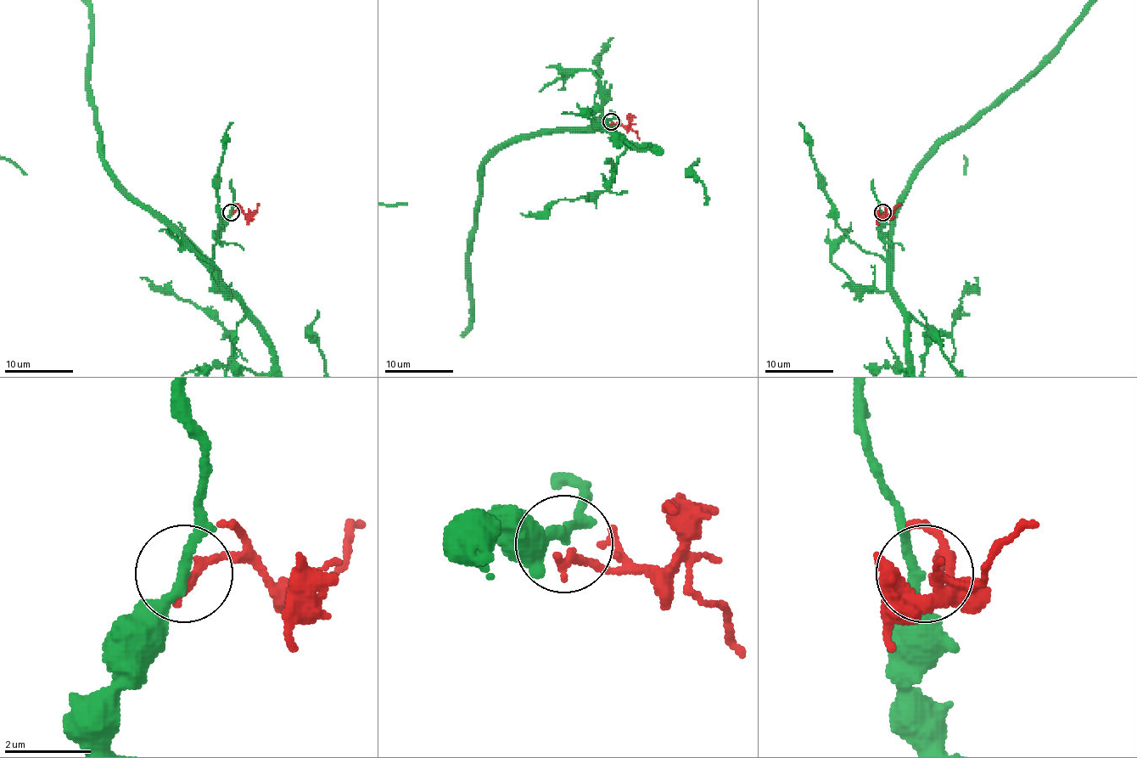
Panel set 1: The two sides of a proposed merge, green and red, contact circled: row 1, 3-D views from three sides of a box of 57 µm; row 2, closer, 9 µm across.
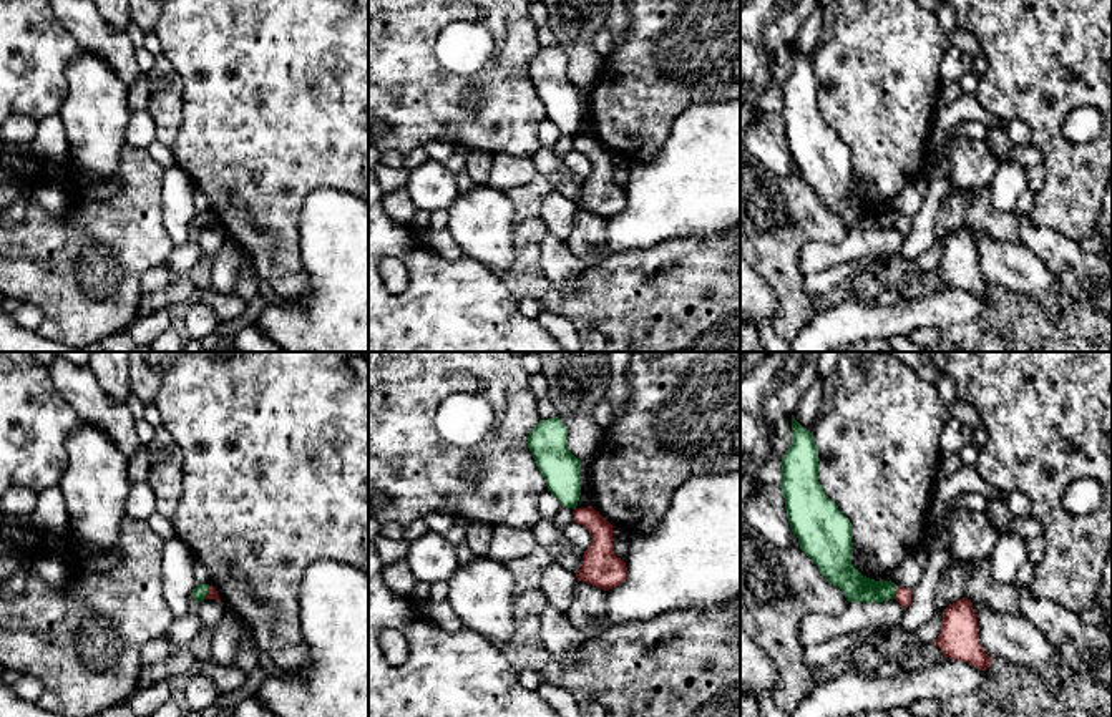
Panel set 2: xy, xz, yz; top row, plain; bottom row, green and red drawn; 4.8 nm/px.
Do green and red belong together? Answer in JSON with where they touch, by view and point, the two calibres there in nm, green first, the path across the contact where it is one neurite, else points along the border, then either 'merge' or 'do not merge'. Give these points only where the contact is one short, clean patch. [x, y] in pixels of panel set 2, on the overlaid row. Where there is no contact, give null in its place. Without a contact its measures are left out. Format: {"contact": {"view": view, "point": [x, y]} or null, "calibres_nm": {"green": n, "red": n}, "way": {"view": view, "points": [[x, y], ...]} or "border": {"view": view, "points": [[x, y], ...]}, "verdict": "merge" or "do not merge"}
{"contact": {"view": "yz", "point": [895, 593]}, "calibres_nm": {"green": 140, "red": 80}, "border": {"view": "yz", "points": [[897, 586], [893, 598]]}, "verdict": "do not merge"}

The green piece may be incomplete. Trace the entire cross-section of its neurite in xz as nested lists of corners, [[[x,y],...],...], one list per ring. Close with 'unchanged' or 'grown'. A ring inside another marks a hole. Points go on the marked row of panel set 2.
[[[558,418],[539,420],[528,448],[551,491],[563,506],[576,508],[581,495],[581,460],[568,446],[568,428]]]; unchanged

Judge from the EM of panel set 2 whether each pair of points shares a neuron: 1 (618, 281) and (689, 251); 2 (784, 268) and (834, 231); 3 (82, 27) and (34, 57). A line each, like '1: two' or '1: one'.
1: one
2: one
3: two

